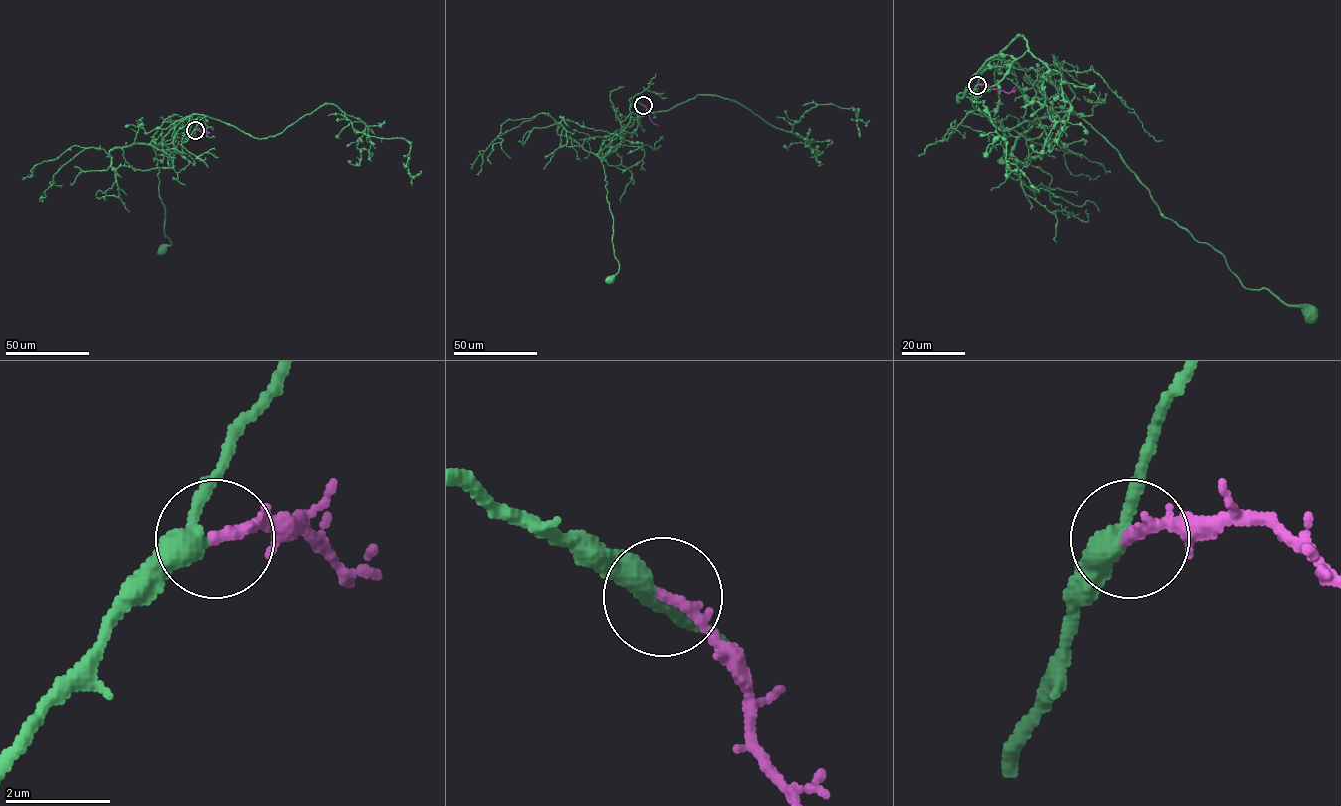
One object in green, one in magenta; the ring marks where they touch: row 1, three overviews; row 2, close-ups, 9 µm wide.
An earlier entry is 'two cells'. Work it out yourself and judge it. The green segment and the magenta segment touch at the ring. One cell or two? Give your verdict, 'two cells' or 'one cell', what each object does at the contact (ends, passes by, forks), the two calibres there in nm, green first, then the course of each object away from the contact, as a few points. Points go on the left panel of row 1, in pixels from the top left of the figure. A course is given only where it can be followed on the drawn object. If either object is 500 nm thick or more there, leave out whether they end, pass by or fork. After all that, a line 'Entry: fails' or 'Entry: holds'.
one cell; green passes by; magenta ends there; 360 nm thick on the green side, 200 nm on the other; green runs (195, 130), (181, 144), (182, 153), (150, 144), (159, 170), (165, 236), (171, 242), (162, 249); magenta runs (195, 130), (203, 133), (209, 132)
Entry: fails

